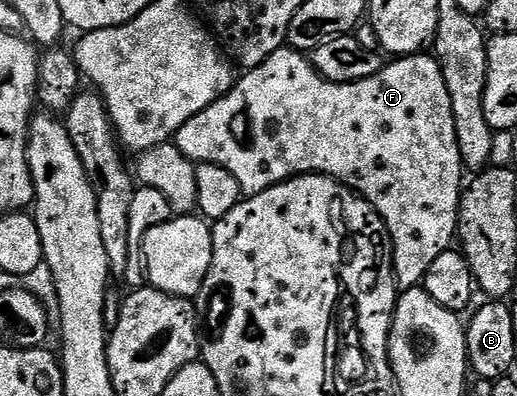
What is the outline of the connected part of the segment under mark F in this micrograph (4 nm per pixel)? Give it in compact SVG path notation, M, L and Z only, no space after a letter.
M283 47L277 49L272 55L268 55L268 59L264 59L264 63L260 63L256 68L243 72L241 76L235 80L234 87L229 89L229 91L224 94L223 97L217 97L208 108L204 111L200 111L192 119L188 119L188 123L184 123L184 127L180 127L180 131L175 133L172 141L173 144L178 146L178 152L184 154L184 156L195 163L201 163L203 165L219 165L224 167L224 171L232 171L232 175L236 179L236 183L240 183L243 194L253 195L264 191L268 187L273 185L278 185L281 181L289 181L290 178L299 175L305 175L308 173L320 173L324 177L333 177L335 181L341 183L341 185L347 185L349 189L354 190L358 193L364 200L373 207L375 211L380 215L380 219L384 224L386 224L386 232L390 234L390 248L394 254L394 279L398 283L399 290L405 291L407 289L412 289L421 286L426 279L426 272L428 267L432 267L432 262L436 260L436 255L447 252L451 248L450 240L453 242L455 240L456 234L458 232L458 203L462 200L462 190L464 188L464 180L462 181L462 173L464 174L464 166L462 164L462 156L460 155L460 147L456 143L456 127L454 126L454 120L452 119L452 99L448 99L448 87L444 83L444 75L440 71L438 66L438 61L433 55L427 55L425 52L415 53L413 55L402 55L397 59L391 60L391 63L383 64L382 70L376 75L372 75L368 79L360 79L359 81L353 81L352 83L332 83L331 81L326 81L319 73L314 69L314 64L310 62L309 56L303 55L299 50L292 49L289 47Z

